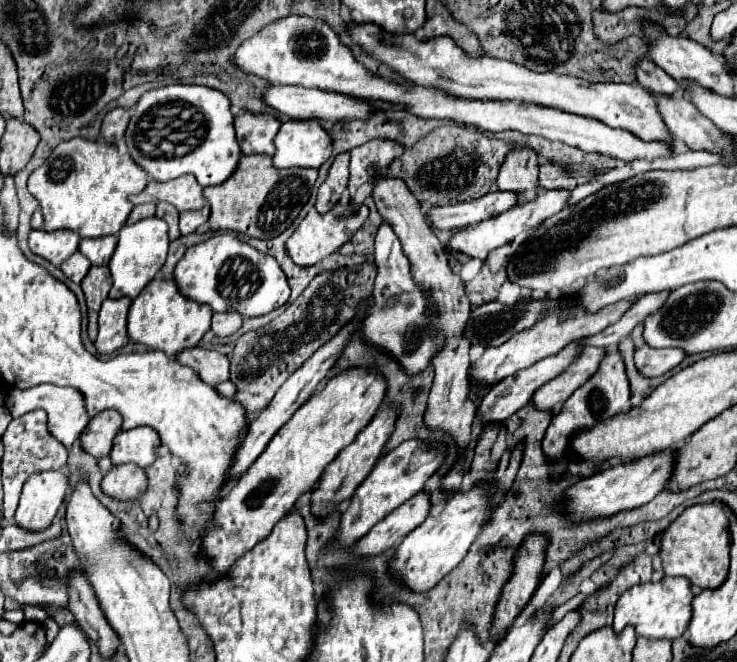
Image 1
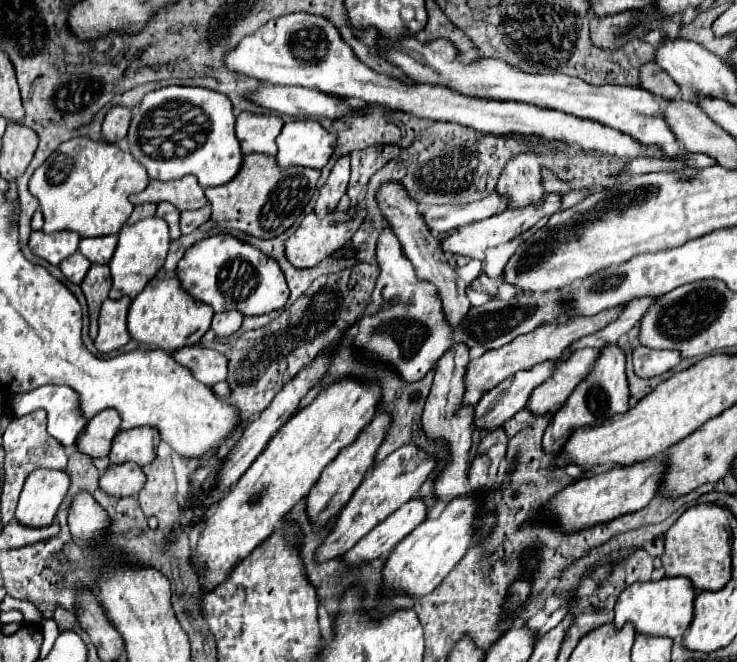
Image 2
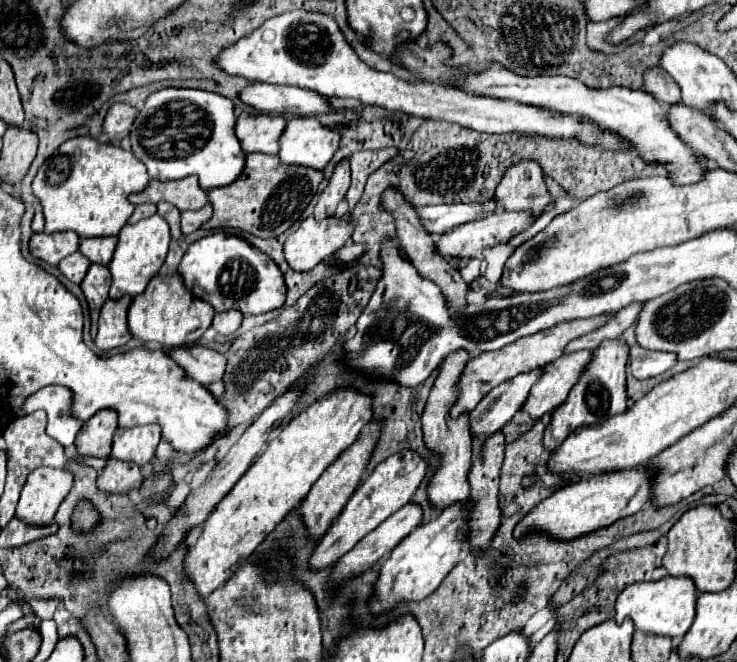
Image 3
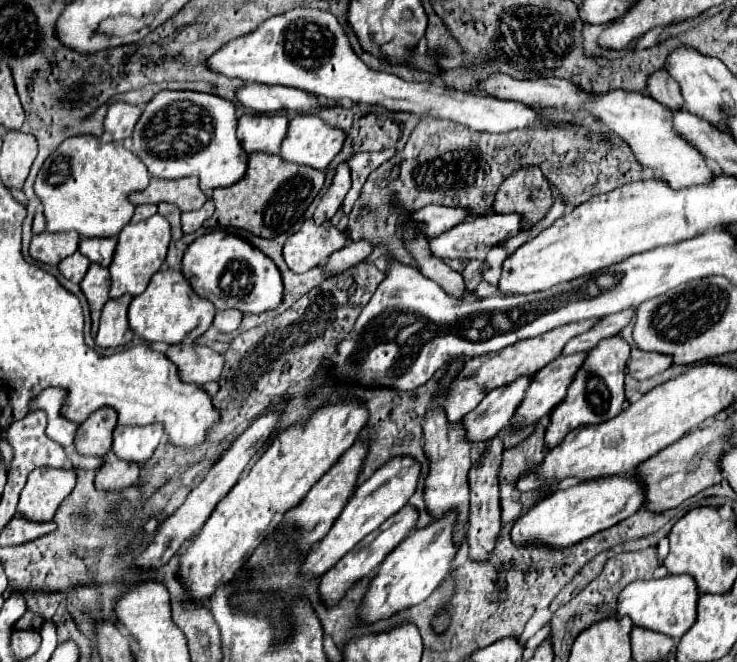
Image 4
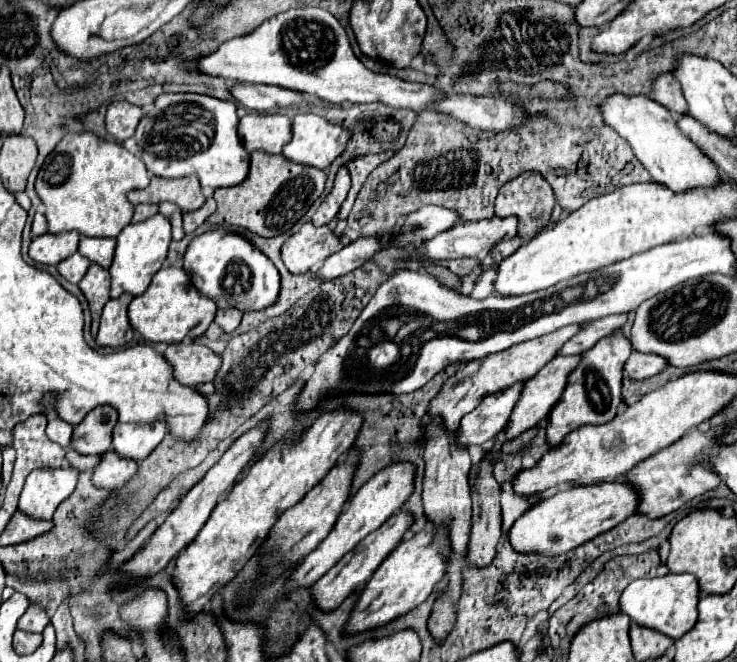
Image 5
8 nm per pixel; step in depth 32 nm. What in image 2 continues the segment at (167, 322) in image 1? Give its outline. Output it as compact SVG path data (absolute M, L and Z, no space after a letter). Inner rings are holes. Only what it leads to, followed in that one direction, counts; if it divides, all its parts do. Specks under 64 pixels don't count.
M154 278L148 284L148 288L144 288L144 292L136 296L130 304L128 332L132 340L140 344L154 344L166 354L172 354L176 352L176 348L198 344L200 338L210 328L212 314L214 314L212 306L200 304L194 298L190 298L180 288L178 278Z

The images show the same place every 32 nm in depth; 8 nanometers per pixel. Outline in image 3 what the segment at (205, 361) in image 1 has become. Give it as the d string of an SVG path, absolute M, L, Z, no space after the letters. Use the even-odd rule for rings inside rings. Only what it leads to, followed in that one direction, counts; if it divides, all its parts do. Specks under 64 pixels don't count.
M192 344L192 346L174 348L168 354L172 356L172 360L176 360L178 366L182 366L186 370L186 374L190 378L194 378L196 382L200 382L204 386L210 386L224 378L226 356L216 350Z

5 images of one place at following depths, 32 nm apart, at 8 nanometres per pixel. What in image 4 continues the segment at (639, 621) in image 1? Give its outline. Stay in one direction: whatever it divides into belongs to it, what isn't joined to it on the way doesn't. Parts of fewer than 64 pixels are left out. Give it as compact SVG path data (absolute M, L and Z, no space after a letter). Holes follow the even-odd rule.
M664 576L660 580L636 580L628 584L618 596L618 614L616 618L630 616L634 626L666 634L670 638L682 638L696 620L696 602L698 590L692 576Z

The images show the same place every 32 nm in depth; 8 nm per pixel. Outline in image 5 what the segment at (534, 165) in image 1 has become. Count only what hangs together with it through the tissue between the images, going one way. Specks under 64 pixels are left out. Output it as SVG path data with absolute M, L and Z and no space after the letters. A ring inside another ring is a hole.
M522 172L500 188L496 198L496 216L518 216L518 234L524 238L532 238L546 228L554 204L556 198L552 186L544 180L544 176L540 172Z

